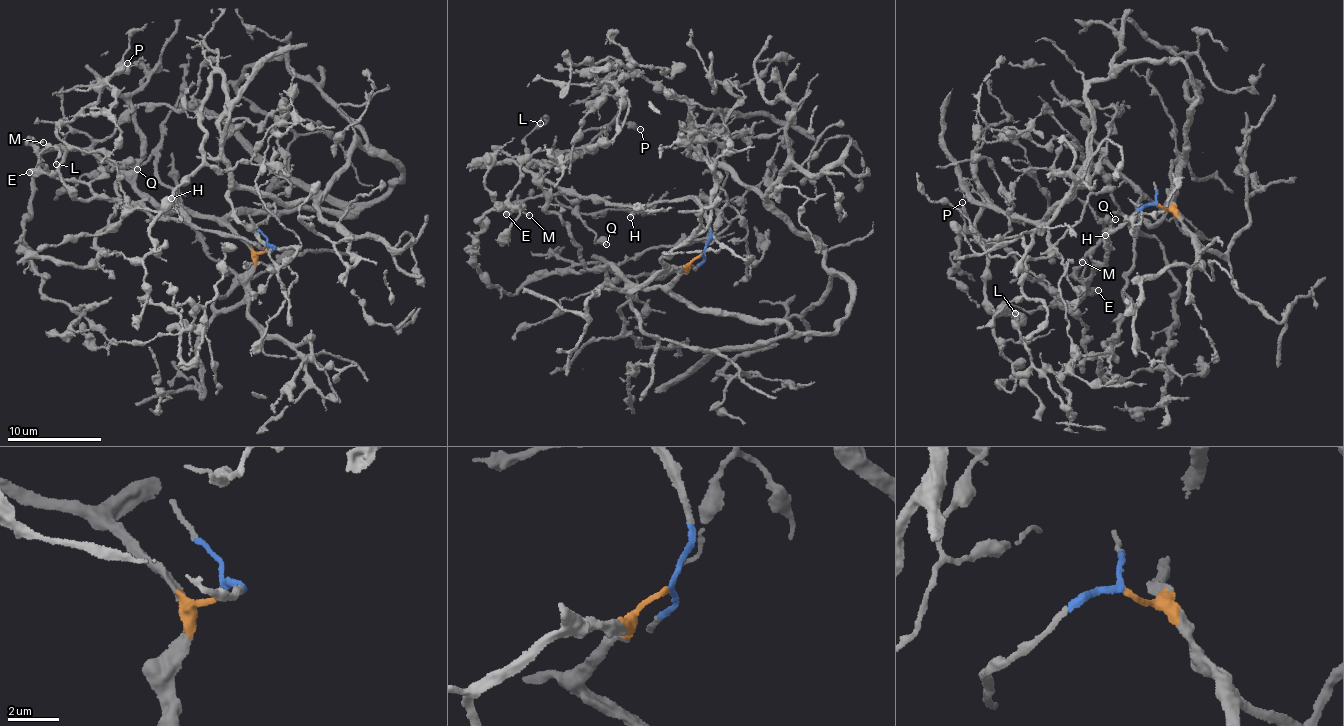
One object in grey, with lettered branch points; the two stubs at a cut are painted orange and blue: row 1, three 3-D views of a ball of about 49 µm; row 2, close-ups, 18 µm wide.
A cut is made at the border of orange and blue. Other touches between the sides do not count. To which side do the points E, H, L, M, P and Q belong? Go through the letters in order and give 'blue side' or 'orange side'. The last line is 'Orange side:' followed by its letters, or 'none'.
E: blue side
H: blue side
L: blue side
M: blue side
P: blue side
Q: blue side
Orange side: none

